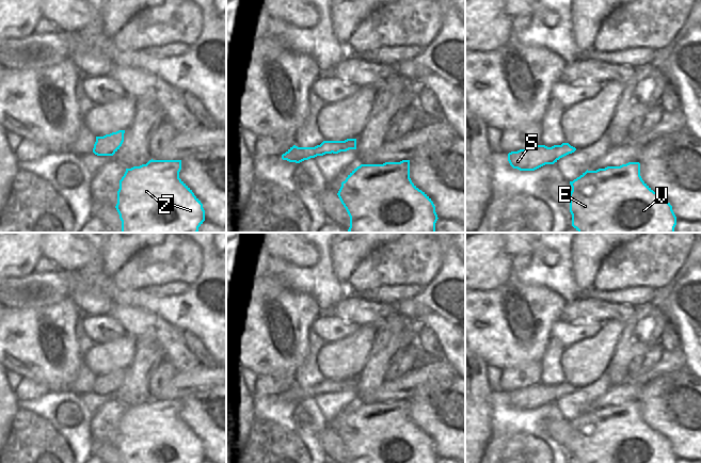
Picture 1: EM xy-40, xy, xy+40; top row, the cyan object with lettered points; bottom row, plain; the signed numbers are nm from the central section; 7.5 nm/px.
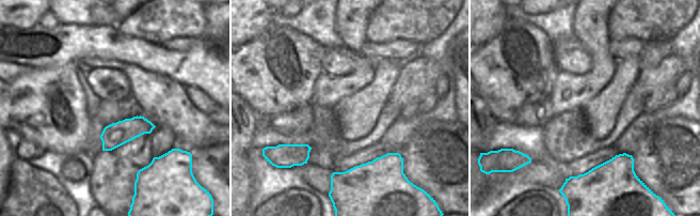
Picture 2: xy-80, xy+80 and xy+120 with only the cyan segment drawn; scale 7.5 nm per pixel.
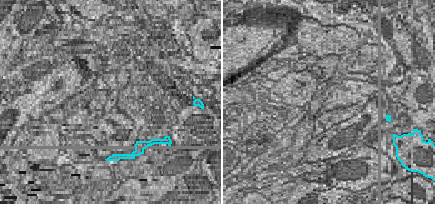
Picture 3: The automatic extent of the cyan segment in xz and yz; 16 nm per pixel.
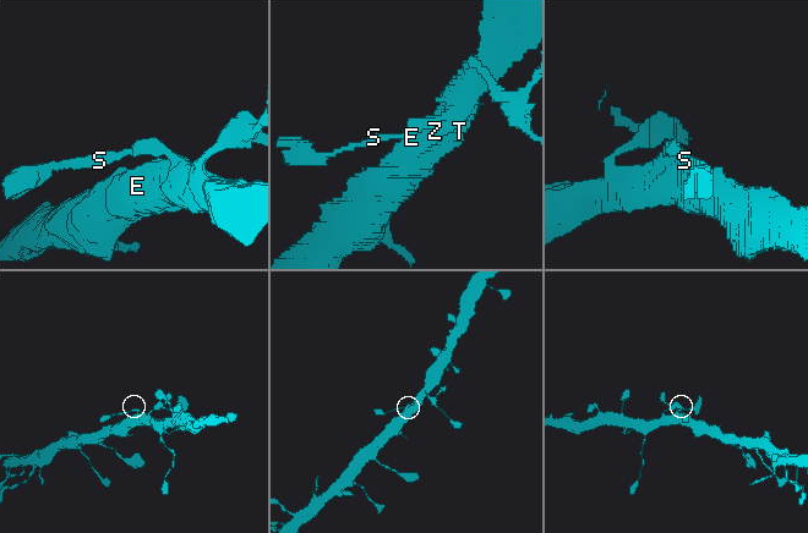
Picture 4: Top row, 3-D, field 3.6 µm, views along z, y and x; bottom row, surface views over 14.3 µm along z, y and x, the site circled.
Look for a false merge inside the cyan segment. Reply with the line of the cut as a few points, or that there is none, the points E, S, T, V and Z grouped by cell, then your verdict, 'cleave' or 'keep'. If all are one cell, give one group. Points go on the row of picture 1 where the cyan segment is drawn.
cut in xy along (319, 145), (331, 153); E T V Z / S; cleave

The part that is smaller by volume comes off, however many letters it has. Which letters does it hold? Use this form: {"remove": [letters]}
{"remove": ["S"]}

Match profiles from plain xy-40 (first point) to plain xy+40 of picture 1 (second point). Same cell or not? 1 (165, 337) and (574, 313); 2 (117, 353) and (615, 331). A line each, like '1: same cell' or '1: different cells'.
1: same cell
2: same cell

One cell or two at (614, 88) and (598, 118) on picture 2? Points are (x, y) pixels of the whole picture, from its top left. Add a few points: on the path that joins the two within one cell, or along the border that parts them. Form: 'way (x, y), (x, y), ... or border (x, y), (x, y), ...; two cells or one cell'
way (613, 95), (602, 110); one cell

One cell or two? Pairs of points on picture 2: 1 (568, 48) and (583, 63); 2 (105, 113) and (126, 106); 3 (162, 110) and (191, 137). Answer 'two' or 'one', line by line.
1: one
2: one
3: one

